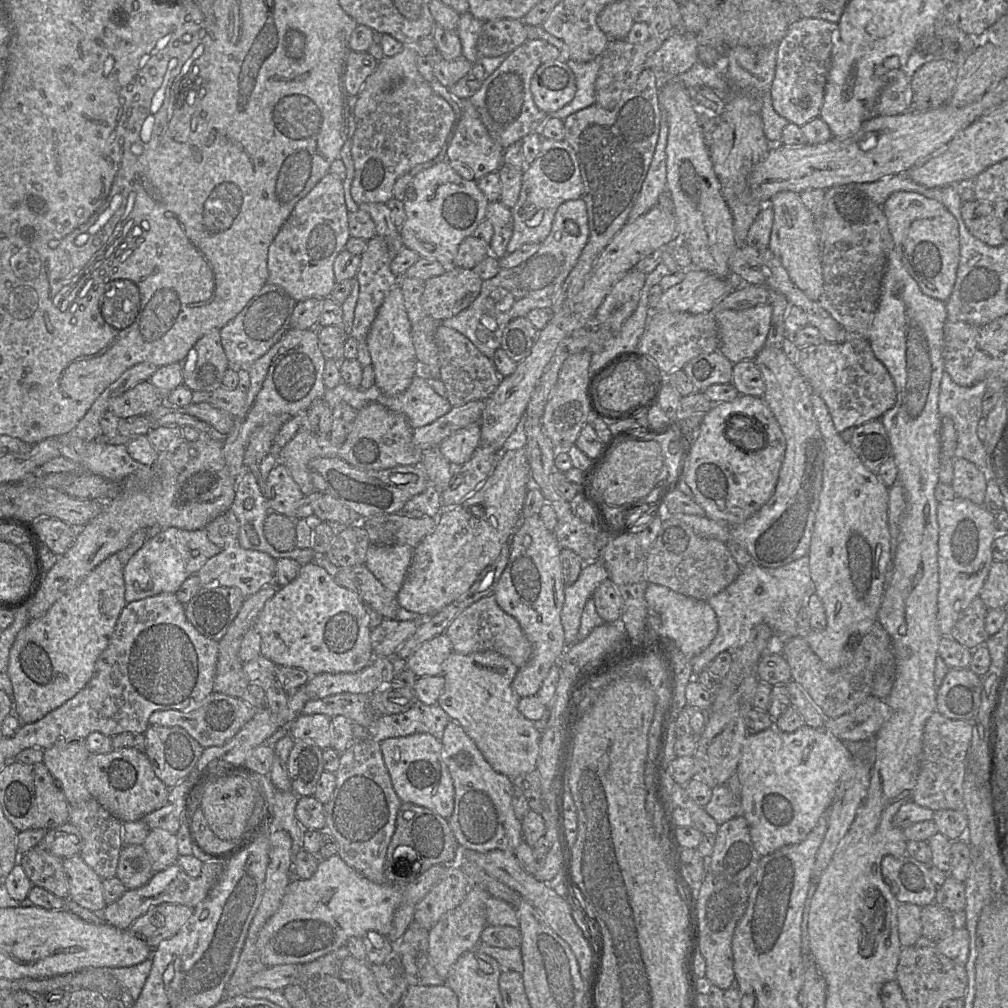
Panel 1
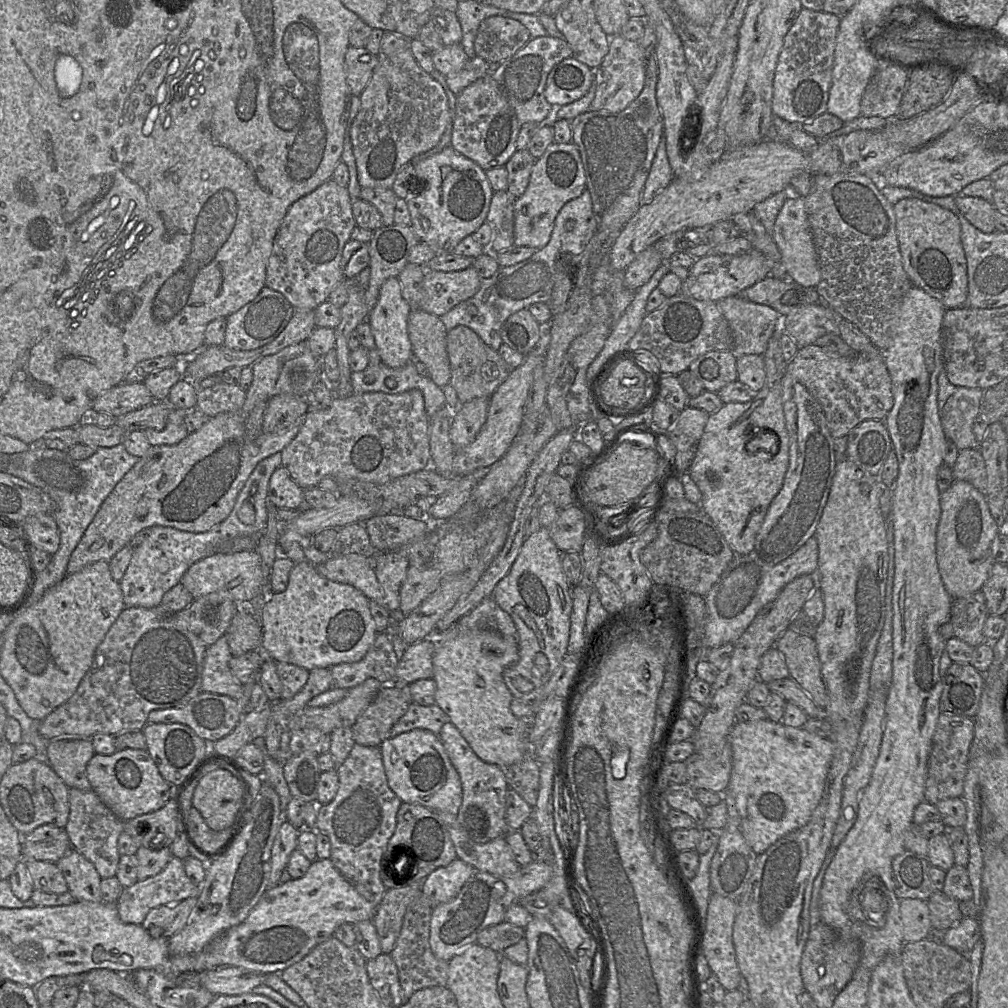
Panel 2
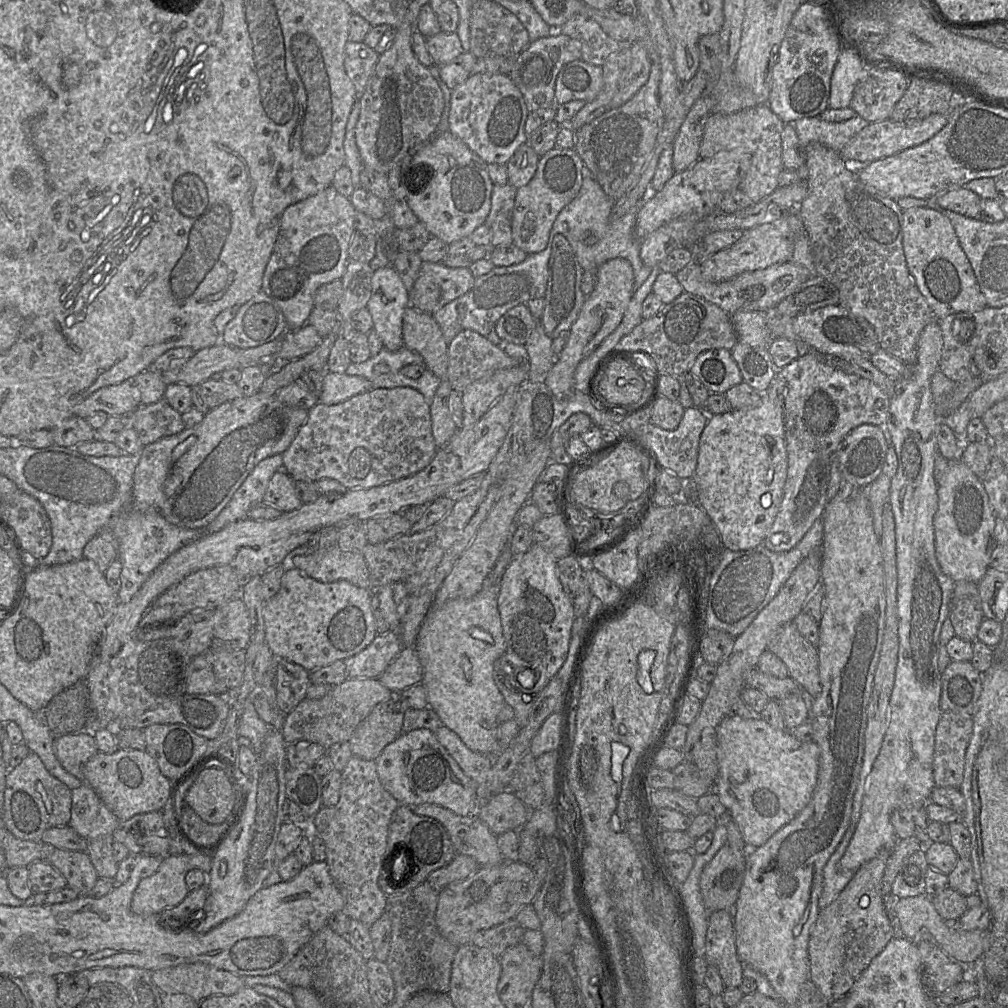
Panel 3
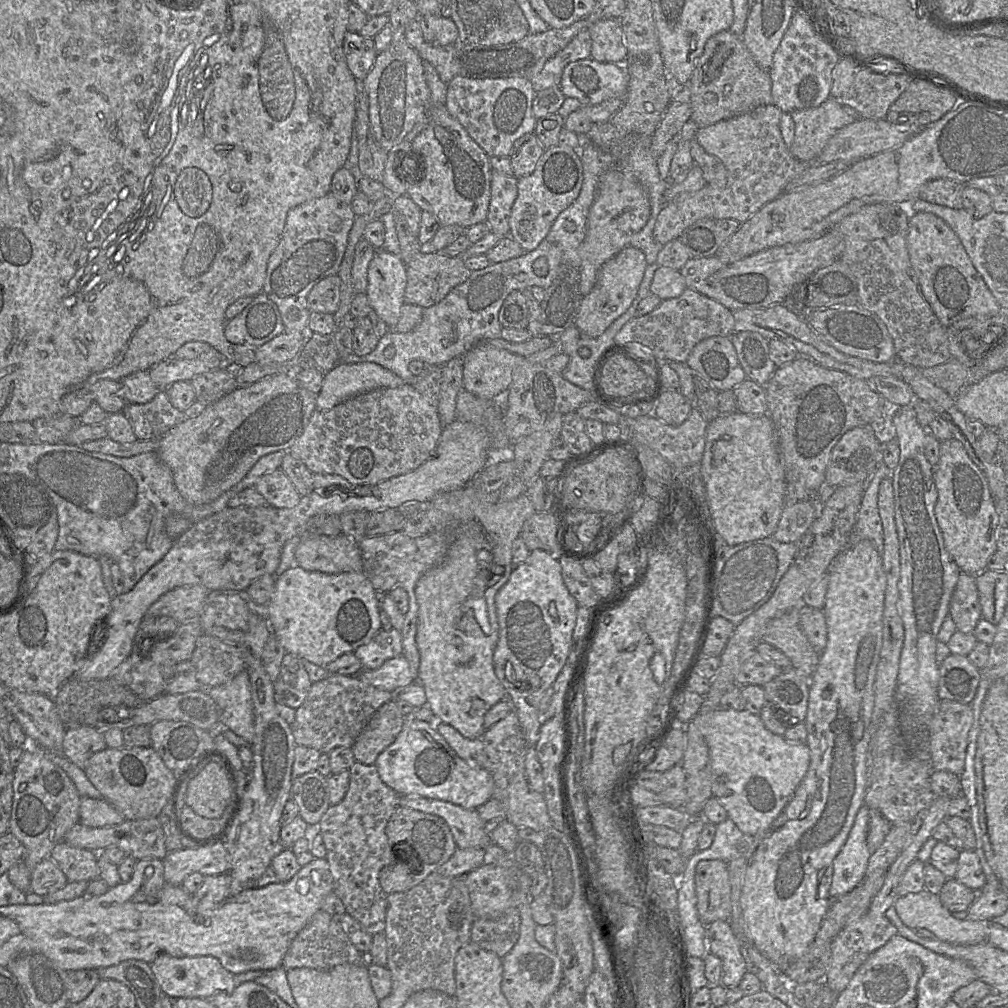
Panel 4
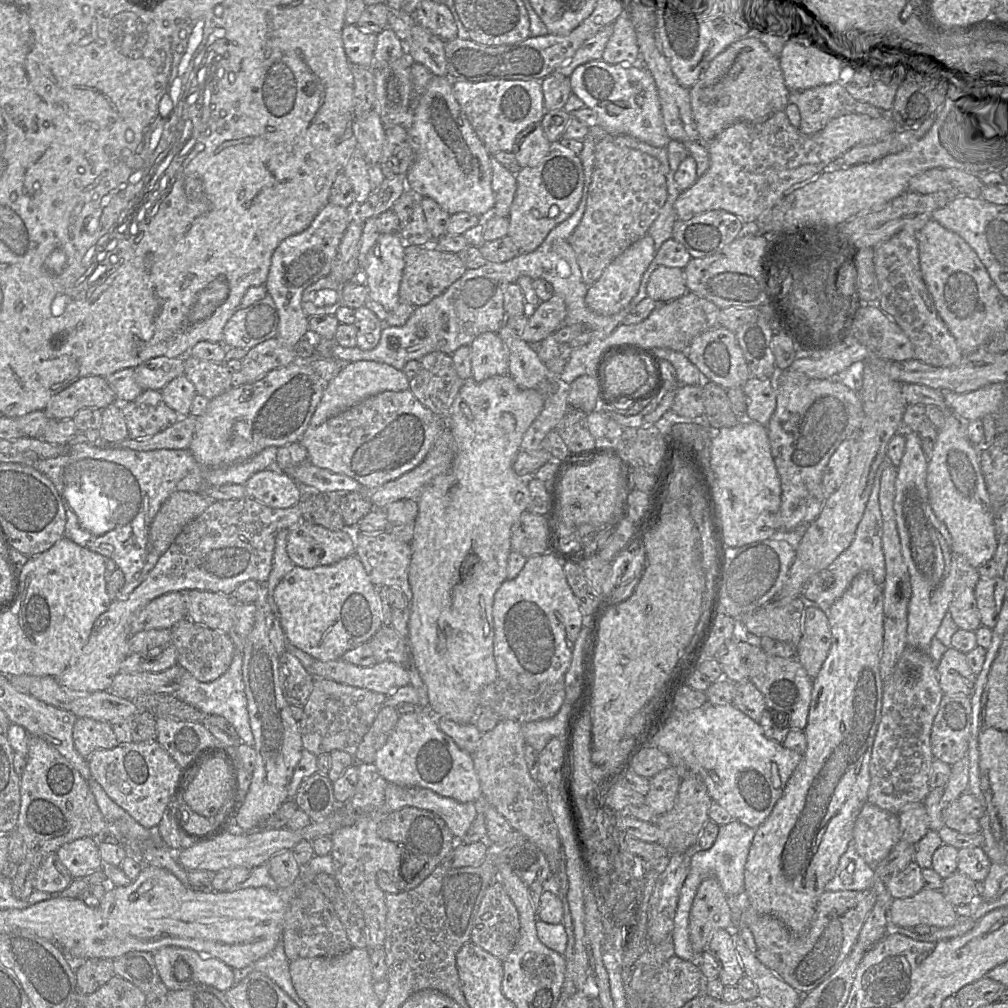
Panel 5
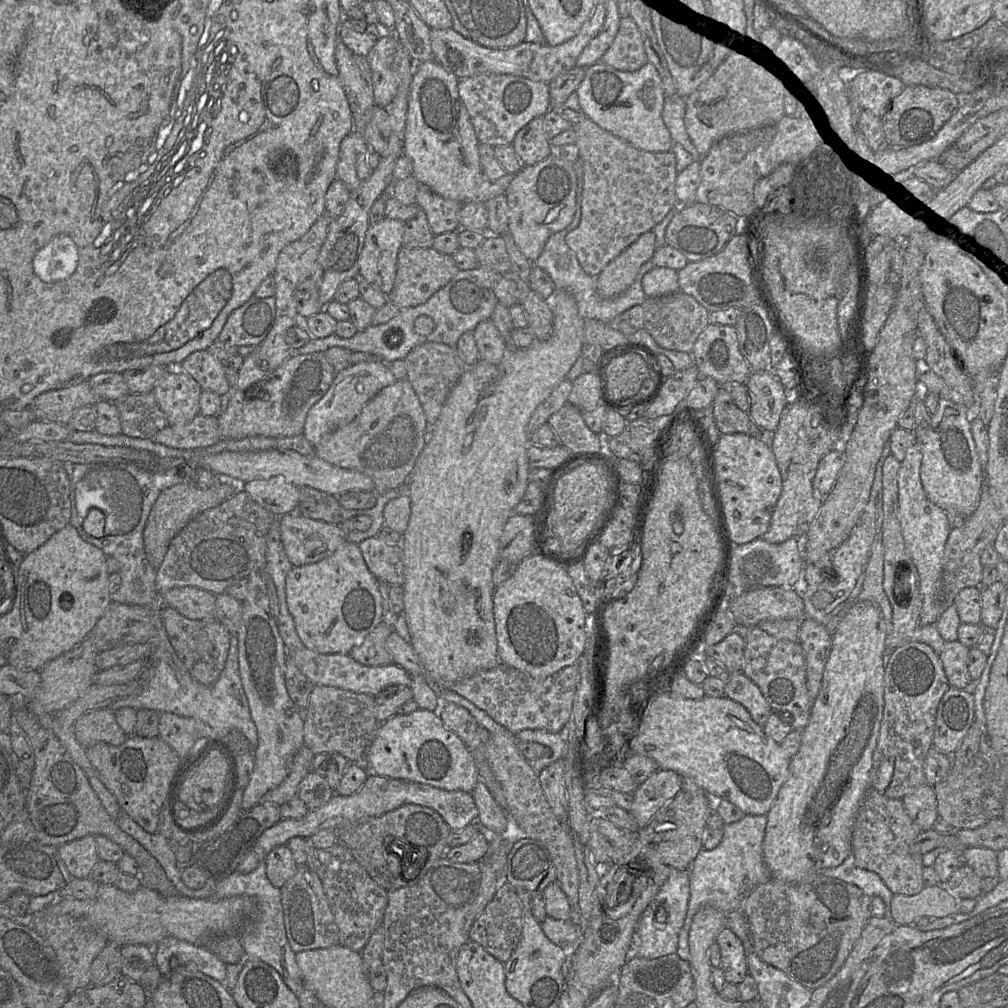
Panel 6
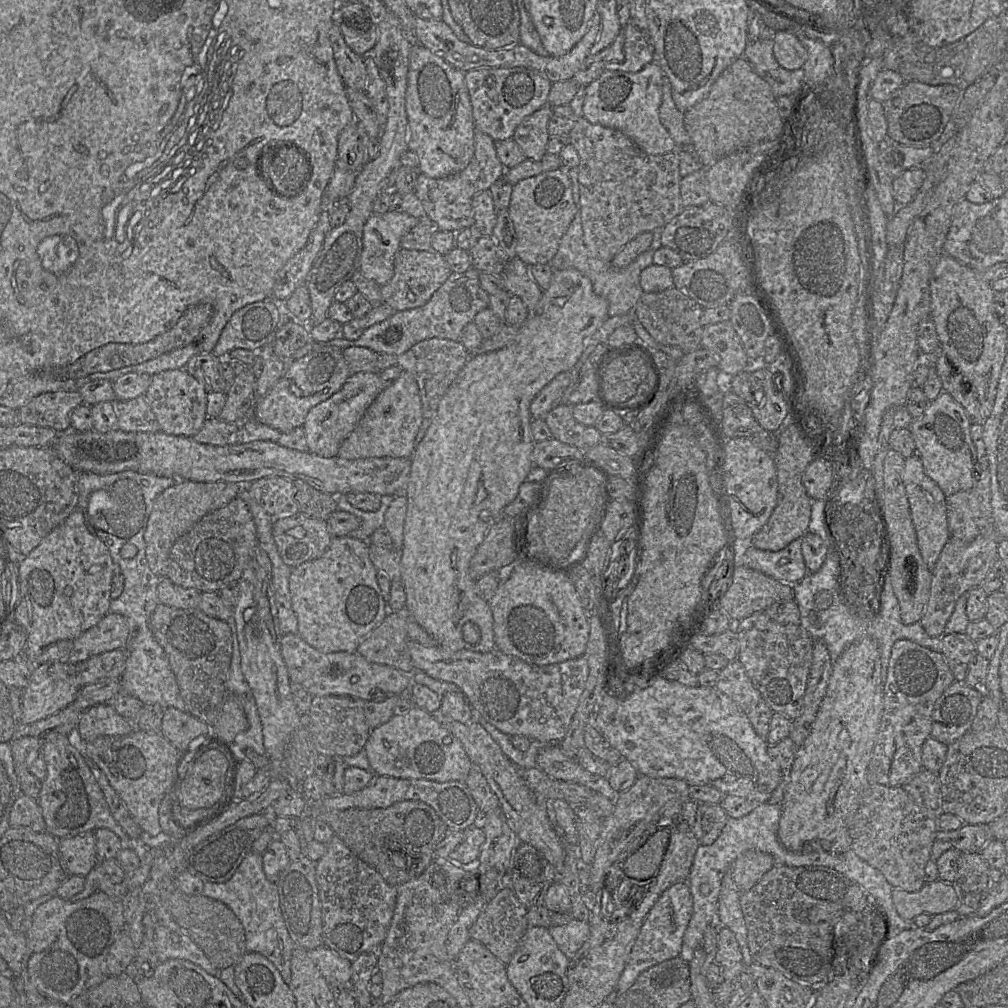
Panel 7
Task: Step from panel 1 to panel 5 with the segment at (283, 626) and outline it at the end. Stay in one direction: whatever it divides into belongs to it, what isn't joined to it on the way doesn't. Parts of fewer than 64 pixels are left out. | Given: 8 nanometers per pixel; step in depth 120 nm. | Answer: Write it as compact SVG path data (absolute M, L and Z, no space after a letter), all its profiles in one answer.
M355 553L332 565L315 568L294 565L275 587L273 599L287 642L320 661L340 659L345 652L369 641L384 625L379 589L371 582Z

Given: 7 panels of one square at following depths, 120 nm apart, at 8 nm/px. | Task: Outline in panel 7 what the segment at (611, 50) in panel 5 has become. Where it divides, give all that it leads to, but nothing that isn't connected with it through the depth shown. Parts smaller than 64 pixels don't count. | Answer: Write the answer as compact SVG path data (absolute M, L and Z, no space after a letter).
M627 23L623 28L625 58L622 62L609 62L605 70L635 73L653 61L654 47L645 32L641 32L632 23Z

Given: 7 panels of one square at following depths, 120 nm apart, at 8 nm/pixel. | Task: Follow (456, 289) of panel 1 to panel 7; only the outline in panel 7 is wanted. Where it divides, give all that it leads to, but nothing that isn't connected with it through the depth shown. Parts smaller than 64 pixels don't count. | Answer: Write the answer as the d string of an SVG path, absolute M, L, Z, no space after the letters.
M400 248L394 259L393 277L387 284L380 286L382 303L391 307L394 312L423 306L451 273L444 255L434 250Z

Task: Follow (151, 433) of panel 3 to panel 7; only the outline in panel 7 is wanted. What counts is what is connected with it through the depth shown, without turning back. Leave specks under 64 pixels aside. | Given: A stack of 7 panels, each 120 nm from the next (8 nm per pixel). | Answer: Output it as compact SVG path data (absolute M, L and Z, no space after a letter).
M144 395L126 401L114 401L117 429L124 432L160 431L156 416Z

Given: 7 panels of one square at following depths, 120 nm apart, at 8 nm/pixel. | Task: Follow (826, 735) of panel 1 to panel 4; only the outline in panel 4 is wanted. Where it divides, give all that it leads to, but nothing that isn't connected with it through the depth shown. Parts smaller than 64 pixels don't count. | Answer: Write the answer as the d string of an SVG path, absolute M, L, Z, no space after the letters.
M716 709L698 714L698 728L709 748L712 794L747 836L764 832L795 794L810 765L807 744L793 744L770 731L760 714Z

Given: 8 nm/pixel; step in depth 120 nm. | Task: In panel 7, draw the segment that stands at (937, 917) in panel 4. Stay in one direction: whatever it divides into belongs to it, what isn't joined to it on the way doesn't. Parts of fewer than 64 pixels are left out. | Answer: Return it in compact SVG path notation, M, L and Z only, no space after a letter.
M939 879L924 883L916 892L892 888L894 907L898 915L906 921L912 921L922 913L936 915L954 910L960 901L960 895L954 882Z

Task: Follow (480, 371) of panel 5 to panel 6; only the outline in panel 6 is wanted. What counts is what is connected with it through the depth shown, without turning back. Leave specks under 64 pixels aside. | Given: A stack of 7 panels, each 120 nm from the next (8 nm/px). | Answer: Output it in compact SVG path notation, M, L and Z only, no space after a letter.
M489 318L481 321L473 330L478 348L478 360L481 362L498 364L506 351L506 344Z

